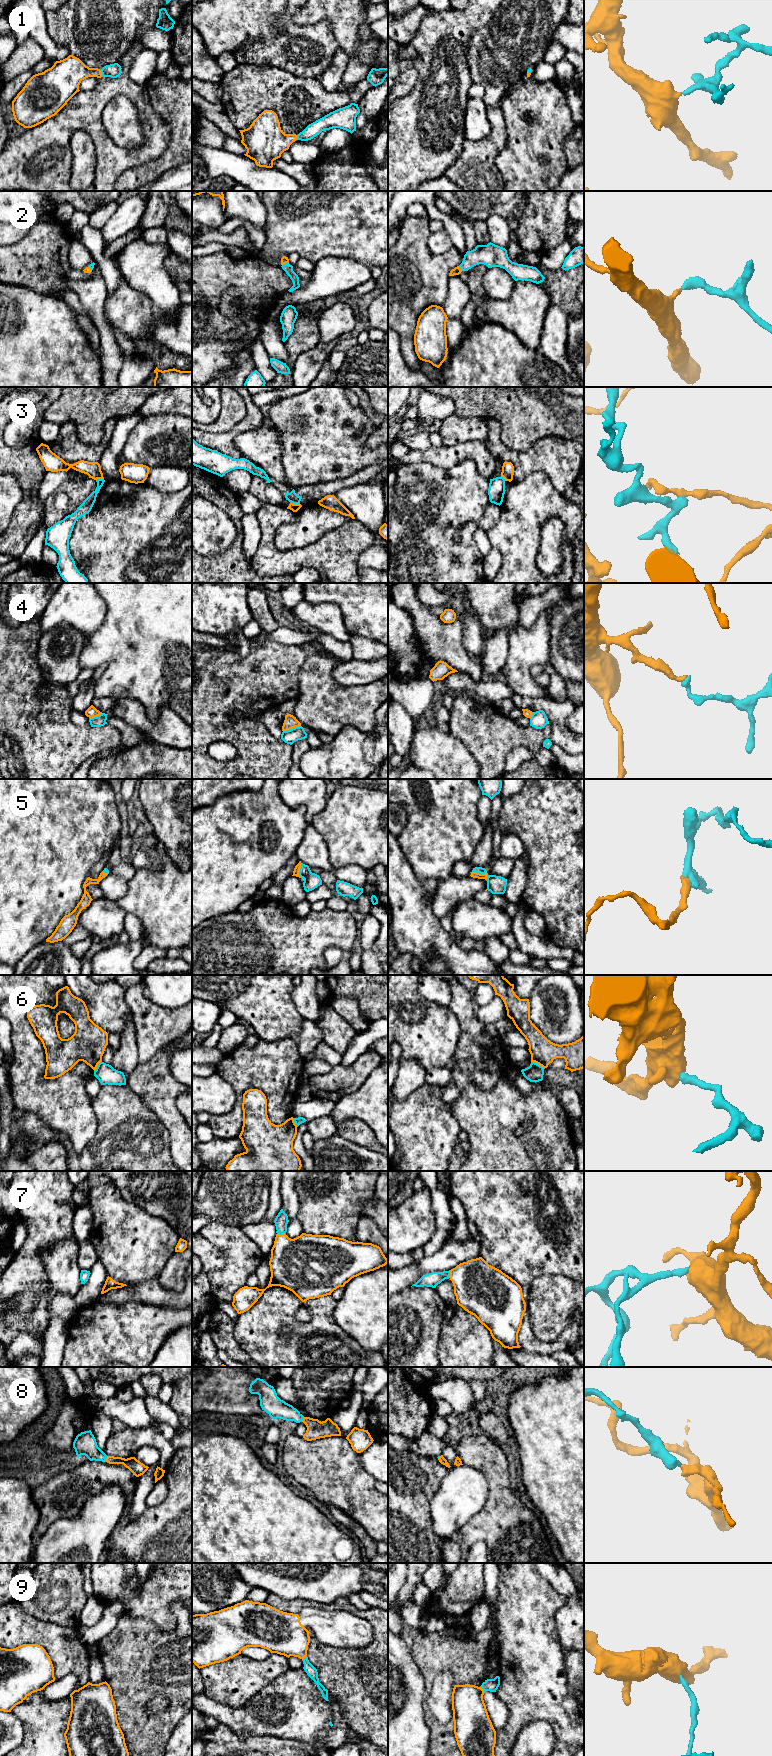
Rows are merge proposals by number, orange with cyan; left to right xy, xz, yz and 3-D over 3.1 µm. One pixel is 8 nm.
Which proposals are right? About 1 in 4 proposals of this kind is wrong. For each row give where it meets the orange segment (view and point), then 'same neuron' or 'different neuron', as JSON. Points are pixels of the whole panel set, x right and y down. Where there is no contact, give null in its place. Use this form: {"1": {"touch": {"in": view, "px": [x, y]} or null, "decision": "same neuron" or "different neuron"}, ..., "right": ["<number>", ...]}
{"1": {"touch": {"in": "xy", "px": [101, 73]}, "decision": "same neuron"}, "2": {"touch": {"in": "yz", "px": [459, 268]}, "decision": "same neuron"}, "3": {"touch": {"in": "xz", "px": [295, 504]}, "decision": "different neuron"}, "4": {"touch": {"in": "xz", "px": [291, 728]}, "decision": "different neuron"}, "5": {"touch": {"in": "xz", "px": [299, 870]}, "decision": "same neuron"}, "6": {"touch": {"in": "yz", "px": [538, 1063]}, "decision": "different neuron"}, "7": {"touch": {"in": "xz", "px": [282, 1234]}, "decision": "same neuron"}, "8": {"touch": {"in": "xy", "px": [106, 1459]}, "decision": "same neuron"}, "9": {"touch": {"in": "yz", "px": [482, 1689]}, "decision": "same neuron"}, "right": ["1", "2", "5", "7", "8", "9"]}

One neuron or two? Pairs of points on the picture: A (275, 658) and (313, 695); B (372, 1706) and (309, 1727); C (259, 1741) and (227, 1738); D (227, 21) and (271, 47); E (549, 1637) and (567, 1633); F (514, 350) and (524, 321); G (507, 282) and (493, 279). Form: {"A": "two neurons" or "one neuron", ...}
{"A": "two neurons", "B": "two neurons", "C": "one neuron", "D": "two neurons", "E": "two neurons", "F": "two neurons", "G": "one neuron"}

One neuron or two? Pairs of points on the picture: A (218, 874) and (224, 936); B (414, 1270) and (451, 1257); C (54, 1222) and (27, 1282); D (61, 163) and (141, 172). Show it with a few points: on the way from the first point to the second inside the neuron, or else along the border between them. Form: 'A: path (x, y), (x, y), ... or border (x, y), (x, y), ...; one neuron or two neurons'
A: border (237, 909), (224, 914), (214, 915), (202, 922); two neurons
B: path (423, 1267), (442, 1260); one neuron
C: path (39, 1237), (30, 1249), (27, 1257), (27, 1267); one neuron
D: border (148, 161), (127, 169), (116, 180); two neurons

